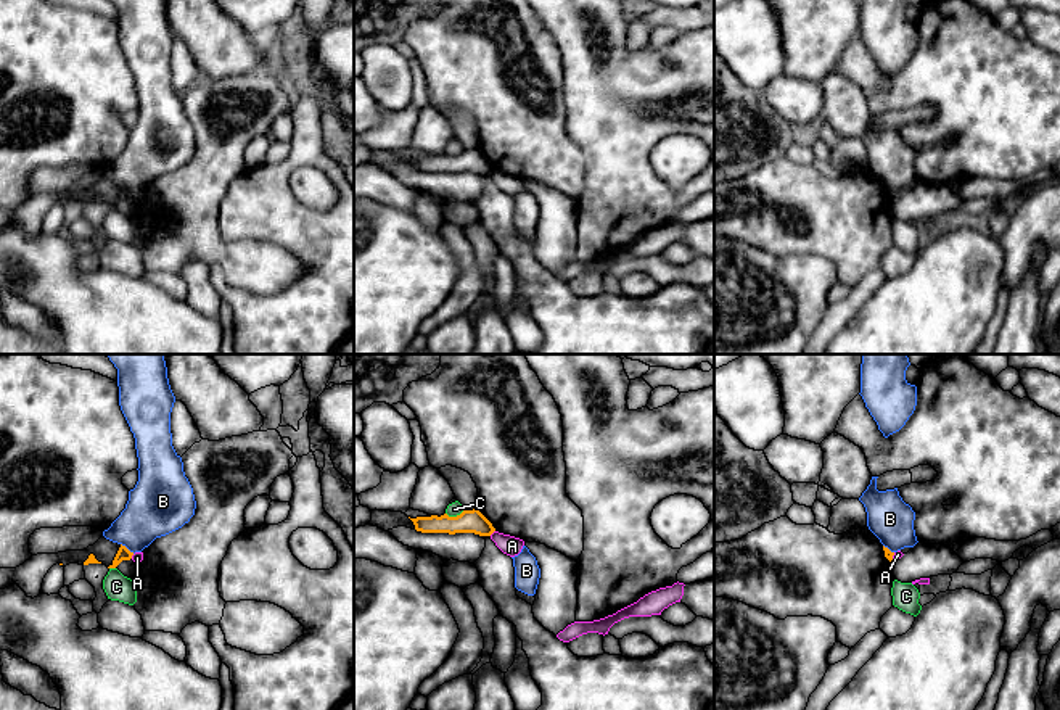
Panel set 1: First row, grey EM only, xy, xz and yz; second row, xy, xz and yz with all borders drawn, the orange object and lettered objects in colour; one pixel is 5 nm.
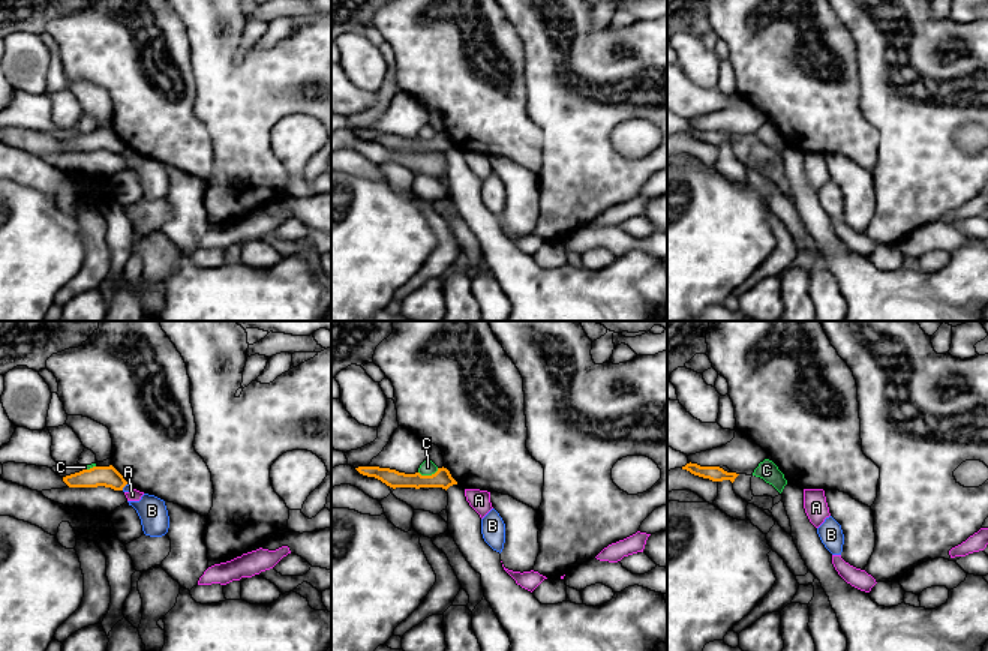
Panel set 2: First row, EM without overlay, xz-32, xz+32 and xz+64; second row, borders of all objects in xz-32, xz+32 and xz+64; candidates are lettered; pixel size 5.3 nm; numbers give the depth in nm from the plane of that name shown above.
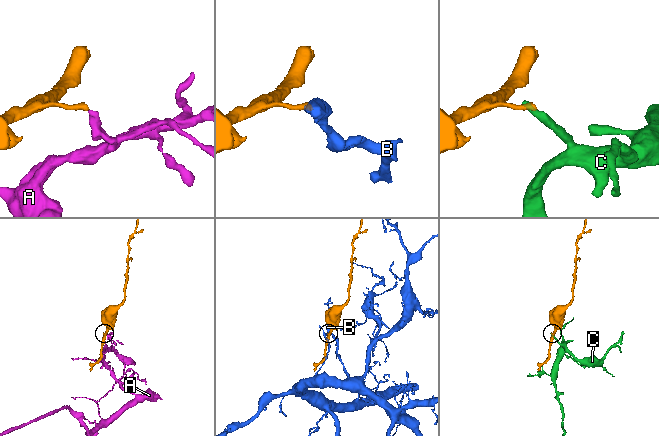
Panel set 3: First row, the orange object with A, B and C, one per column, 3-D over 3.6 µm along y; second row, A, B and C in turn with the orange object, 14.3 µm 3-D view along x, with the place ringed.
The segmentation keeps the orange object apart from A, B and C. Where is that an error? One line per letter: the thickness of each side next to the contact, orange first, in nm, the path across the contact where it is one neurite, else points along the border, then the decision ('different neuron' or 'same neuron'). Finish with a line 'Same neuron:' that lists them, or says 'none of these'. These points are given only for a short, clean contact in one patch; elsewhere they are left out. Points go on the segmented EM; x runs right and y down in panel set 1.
A: 110/100 nm | along xz (494, 530), (489, 535) | different neuron
B: 60/280 nm | along xy (121, 543), (134, 553) | different neuron
C: 110/70 nm | along xz (464, 511), (456, 515), (446, 514) | different neuron
Same neuron: none of these

